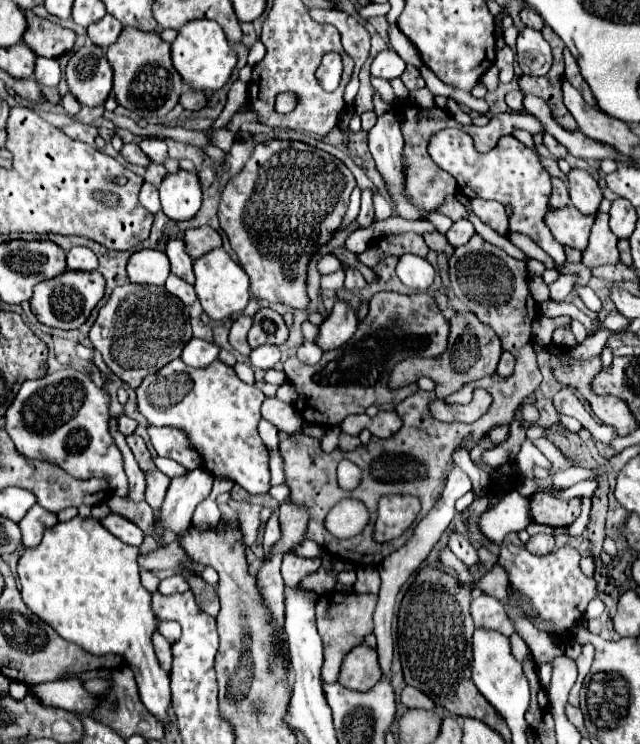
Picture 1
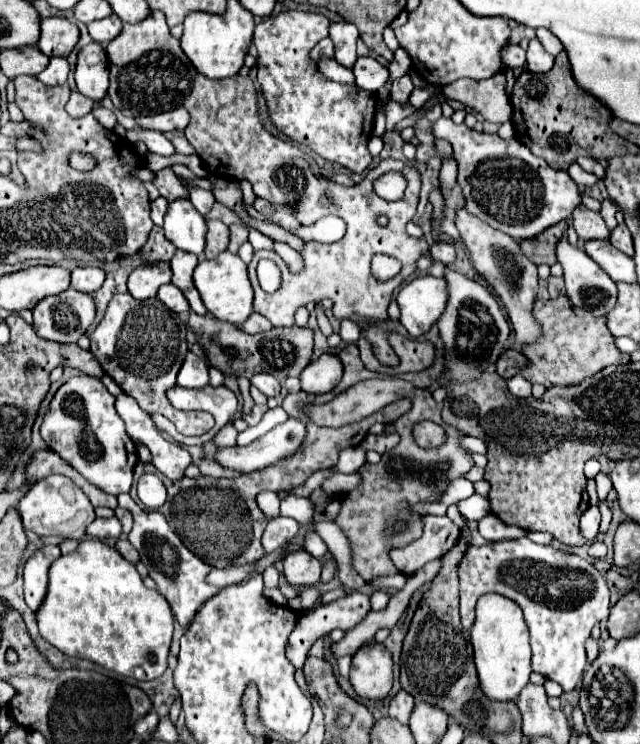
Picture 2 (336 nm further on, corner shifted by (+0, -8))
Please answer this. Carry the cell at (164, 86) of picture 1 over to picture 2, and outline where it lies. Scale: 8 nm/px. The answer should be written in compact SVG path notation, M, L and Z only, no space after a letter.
M158 10L138 24L124 24L118 38L108 44L106 54L110 62L108 96L124 116L138 118L180 108L194 86L196 68L180 48L180 40L170 34L166 18Z

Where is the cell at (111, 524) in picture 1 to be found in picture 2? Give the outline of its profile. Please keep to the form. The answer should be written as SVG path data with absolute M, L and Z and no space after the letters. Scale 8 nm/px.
M96 518L88 528L86 528L86 534L92 536L92 538L118 538L122 532L122 526L118 522L118 518Z

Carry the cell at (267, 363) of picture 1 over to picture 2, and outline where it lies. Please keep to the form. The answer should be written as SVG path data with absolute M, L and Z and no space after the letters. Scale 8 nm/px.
M256 374L252 378L252 384L264 394L264 396L278 396L280 394L280 382L272 374Z

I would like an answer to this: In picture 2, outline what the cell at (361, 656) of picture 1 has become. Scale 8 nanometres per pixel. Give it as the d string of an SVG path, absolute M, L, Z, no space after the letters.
M364 644L352 660L350 682L358 696L382 700L392 690L392 656L378 644Z

